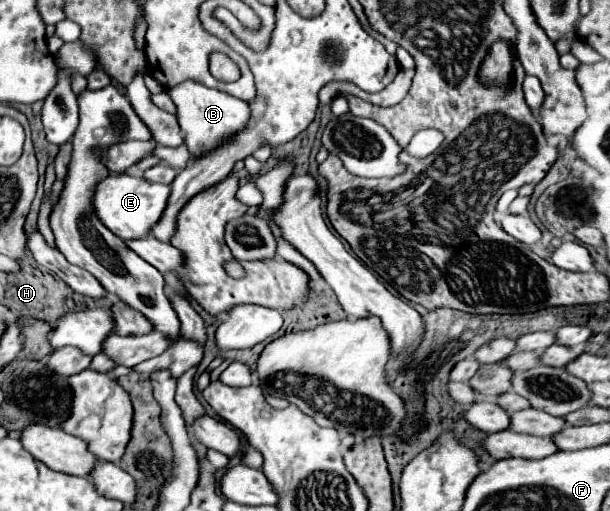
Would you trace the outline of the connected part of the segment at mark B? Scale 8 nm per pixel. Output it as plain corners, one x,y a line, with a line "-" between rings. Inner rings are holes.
195,81
179,83
179,87
173,87
169,91
169,97
177,105
179,125
185,131
185,145
189,147
189,153
193,157
215,149
227,137
231,137
233,133
243,129
249,119
249,105
245,101
241,101
233,95
227,95
219,89
203,87
201,83
195,83

